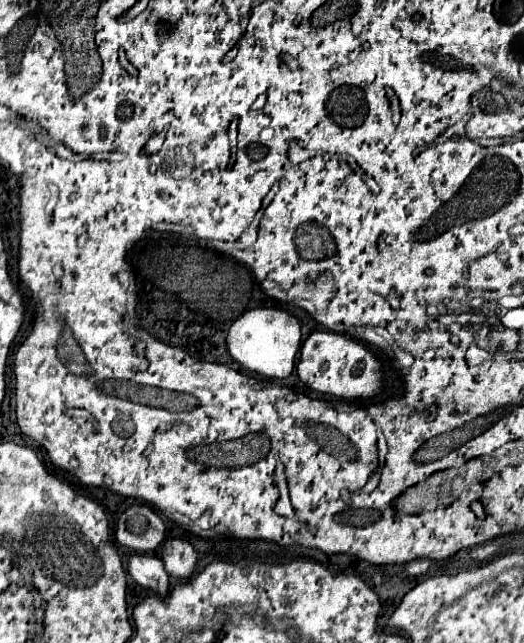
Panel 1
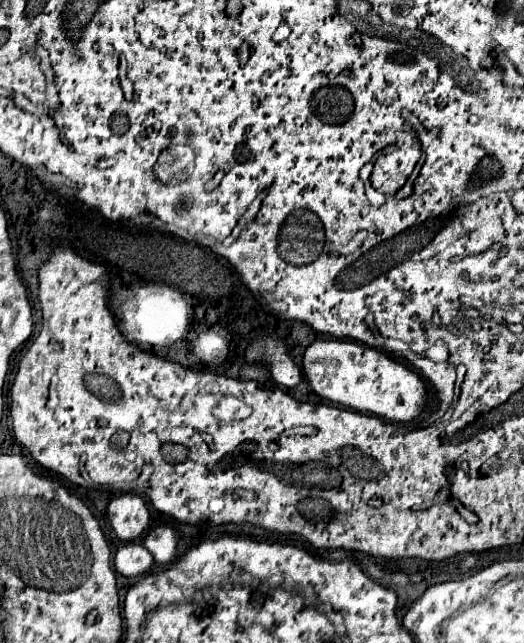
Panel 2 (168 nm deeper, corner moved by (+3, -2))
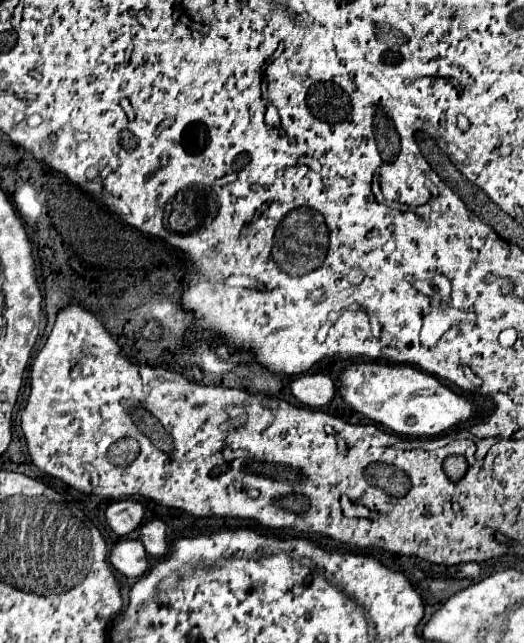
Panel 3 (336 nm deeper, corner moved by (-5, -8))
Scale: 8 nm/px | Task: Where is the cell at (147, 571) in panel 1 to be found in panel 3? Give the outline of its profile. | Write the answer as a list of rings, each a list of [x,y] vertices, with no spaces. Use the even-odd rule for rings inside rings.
[[[138,539],[118,541],[110,553],[110,563],[126,577],[142,577],[150,567],[144,545]]]

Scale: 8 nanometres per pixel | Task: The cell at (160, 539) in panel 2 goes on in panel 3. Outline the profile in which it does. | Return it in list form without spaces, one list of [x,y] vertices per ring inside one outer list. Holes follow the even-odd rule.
[[[150,519],[140,525],[138,529],[140,541],[144,543],[144,549],[152,557],[164,557],[168,553],[168,541],[166,541],[166,523],[162,519]]]

